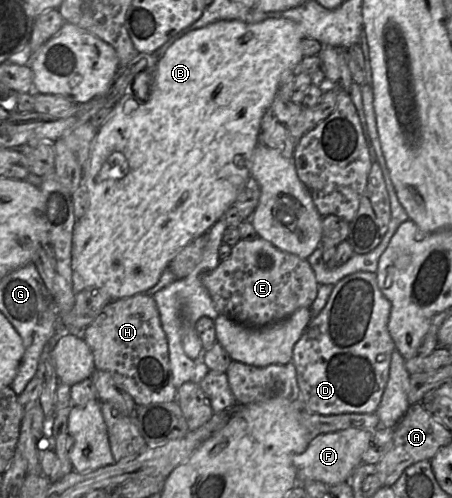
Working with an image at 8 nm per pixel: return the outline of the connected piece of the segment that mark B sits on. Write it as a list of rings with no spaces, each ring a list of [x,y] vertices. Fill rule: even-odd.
[[[281,17],[268,18],[258,23],[216,21],[192,30],[176,40],[157,63],[148,87],[145,79],[142,82],[134,81],[132,89],[127,90],[113,107],[109,118],[98,128],[91,145],[88,170],[84,175],[89,206],[86,213],[76,221],[72,236],[71,265],[75,281],[80,287],[103,290],[112,300],[145,294],[158,282],[171,260],[186,245],[207,233],[224,216],[251,177],[251,157],[258,144],[261,120],[266,111],[271,109],[282,75],[295,69],[302,60],[303,38],[293,21]]]

